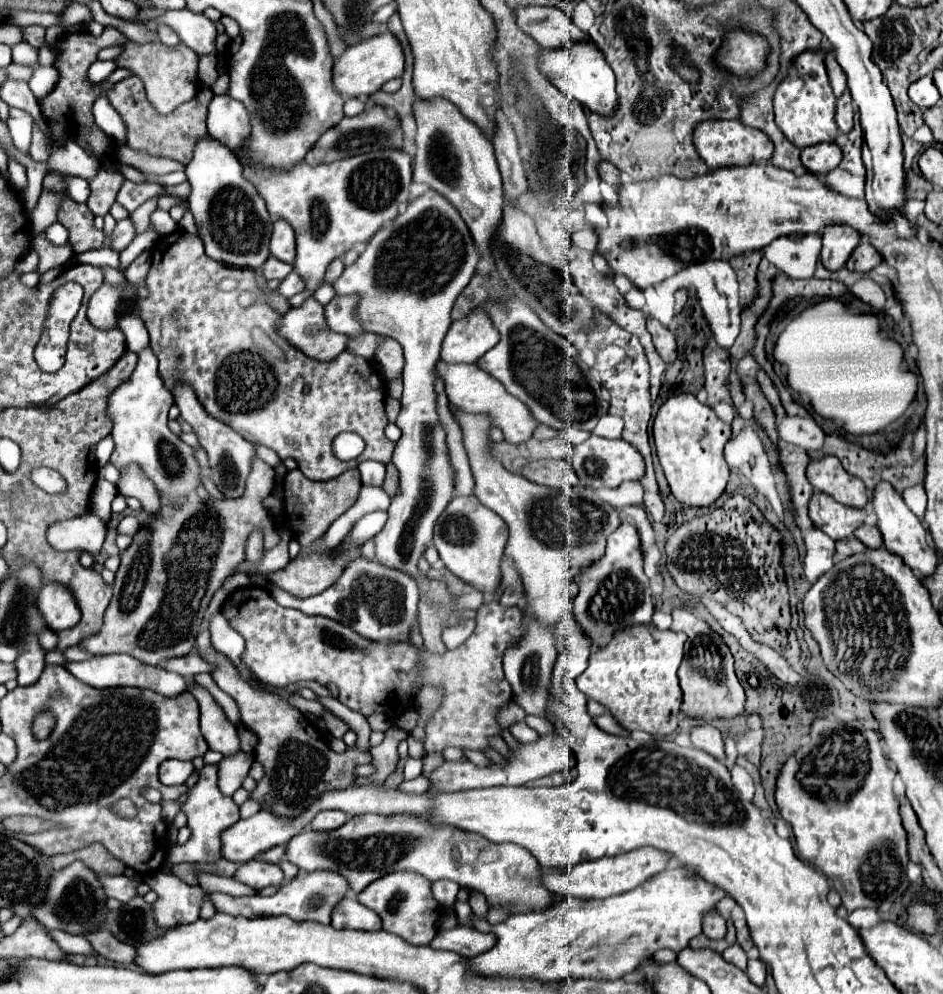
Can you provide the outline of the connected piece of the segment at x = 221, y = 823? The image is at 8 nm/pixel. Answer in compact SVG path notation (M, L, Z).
M204 765L200 771L198 783L188 791L188 799L182 805L182 811L188 817L188 829L190 829L190 839L184 845L174 845L168 851L166 861L170 863L214 863L222 857L222 843L220 843L220 831L228 829L234 825L240 815L238 815L238 805L232 801L232 797L226 797L218 789L218 765Z

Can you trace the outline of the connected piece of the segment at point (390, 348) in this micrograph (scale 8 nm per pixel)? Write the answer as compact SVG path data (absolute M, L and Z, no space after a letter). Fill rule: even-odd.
M386 339L376 351L376 361L384 367L384 379L390 381L402 373L404 367L404 355L402 347L396 339Z

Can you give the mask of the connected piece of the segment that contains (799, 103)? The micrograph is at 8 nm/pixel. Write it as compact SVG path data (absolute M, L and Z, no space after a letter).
M804 51L802 55L798 55L798 59L794 59L792 67L788 69L788 75L780 81L774 93L776 125L786 135L786 139L794 143L798 149L824 141L830 143L838 135L834 109L836 109L836 97L828 83L824 57L818 51Z

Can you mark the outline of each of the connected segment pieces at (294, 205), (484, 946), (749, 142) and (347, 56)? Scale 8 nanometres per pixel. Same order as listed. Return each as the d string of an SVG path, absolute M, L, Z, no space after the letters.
M384 149L318 167L302 161L292 171L244 165L244 175L264 197L270 215L282 217L294 227L294 271L304 279L306 289L314 293L324 283L324 273L332 259L346 253L358 241L370 241L384 223L398 215L398 205L408 201L412 159L406 151Z
M454 927L450 931L438 931L438 935L430 941L430 947L454 951L462 957L476 957L488 949L492 949L496 943L494 935L480 933L472 927Z
M708 119L706 123L698 123L694 131L694 147L698 155L706 161L708 169L764 163L770 159L774 151L772 141L760 129L746 127L740 121L720 121L720 119Z
M384 31L380 35L374 35L370 39L364 39L356 45L350 45L342 57L334 63L334 87L342 97L356 97L366 99L372 93L376 93L386 81L396 79L404 71L404 51L400 41L390 33Z

